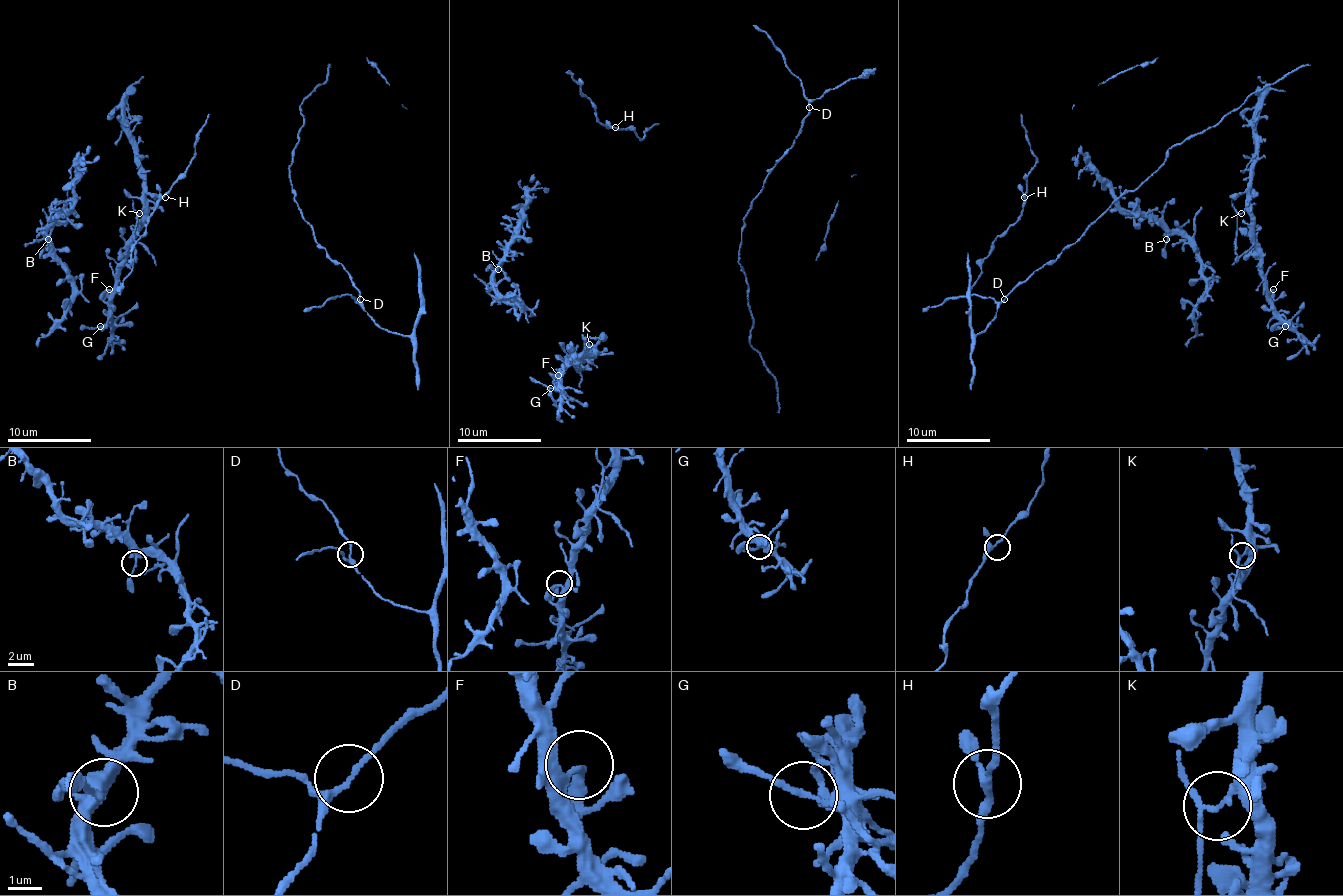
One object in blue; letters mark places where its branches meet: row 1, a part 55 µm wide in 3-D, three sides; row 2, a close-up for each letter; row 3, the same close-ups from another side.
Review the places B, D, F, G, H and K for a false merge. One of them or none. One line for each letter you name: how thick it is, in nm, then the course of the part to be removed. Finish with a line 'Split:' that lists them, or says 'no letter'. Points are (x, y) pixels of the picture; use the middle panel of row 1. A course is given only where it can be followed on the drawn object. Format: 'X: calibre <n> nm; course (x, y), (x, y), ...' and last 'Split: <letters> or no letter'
K: calibre 140 nm; course (589, 344), (583, 340), (600, 340), (606, 334)
Split: K

